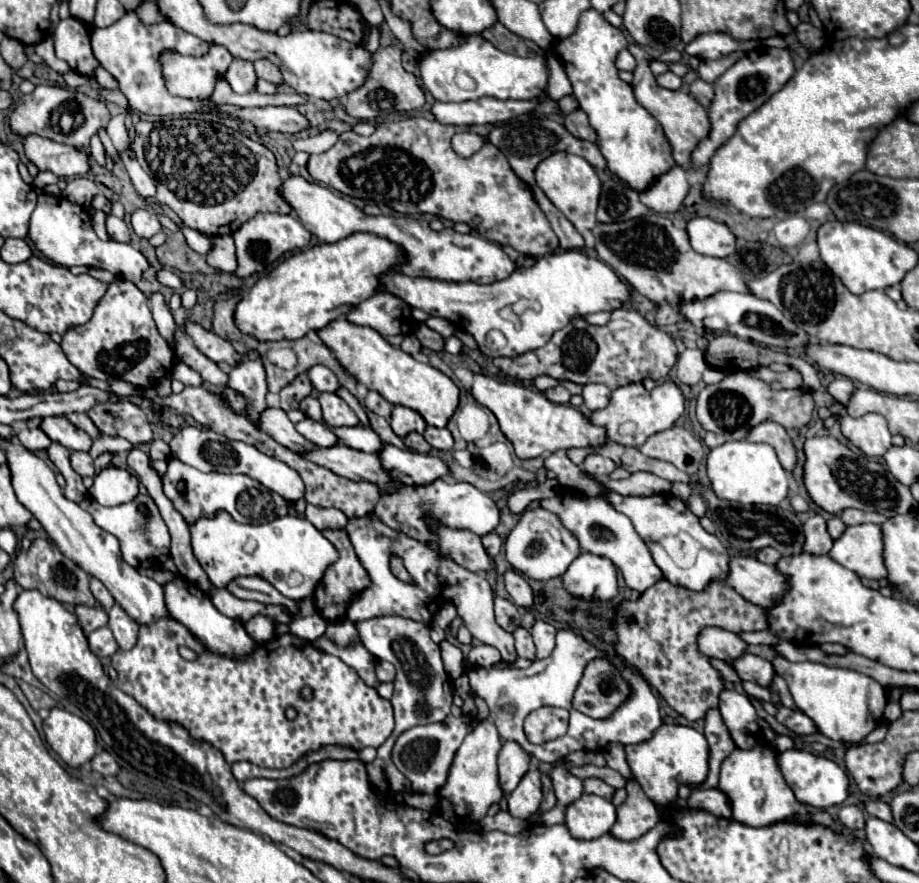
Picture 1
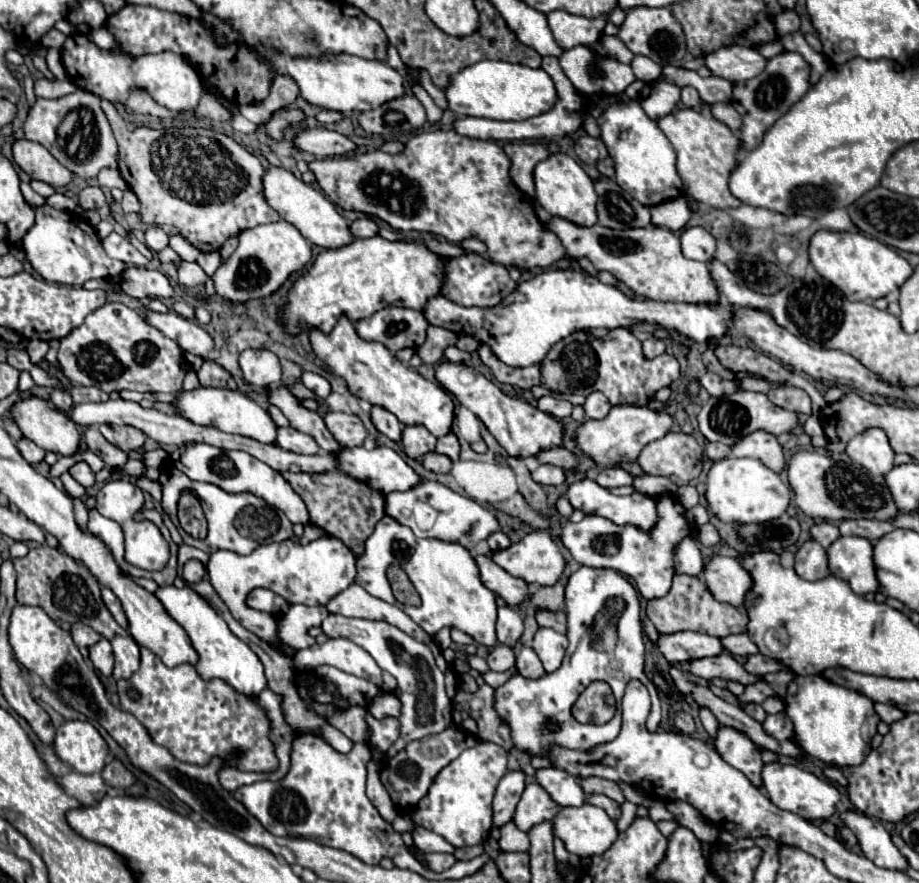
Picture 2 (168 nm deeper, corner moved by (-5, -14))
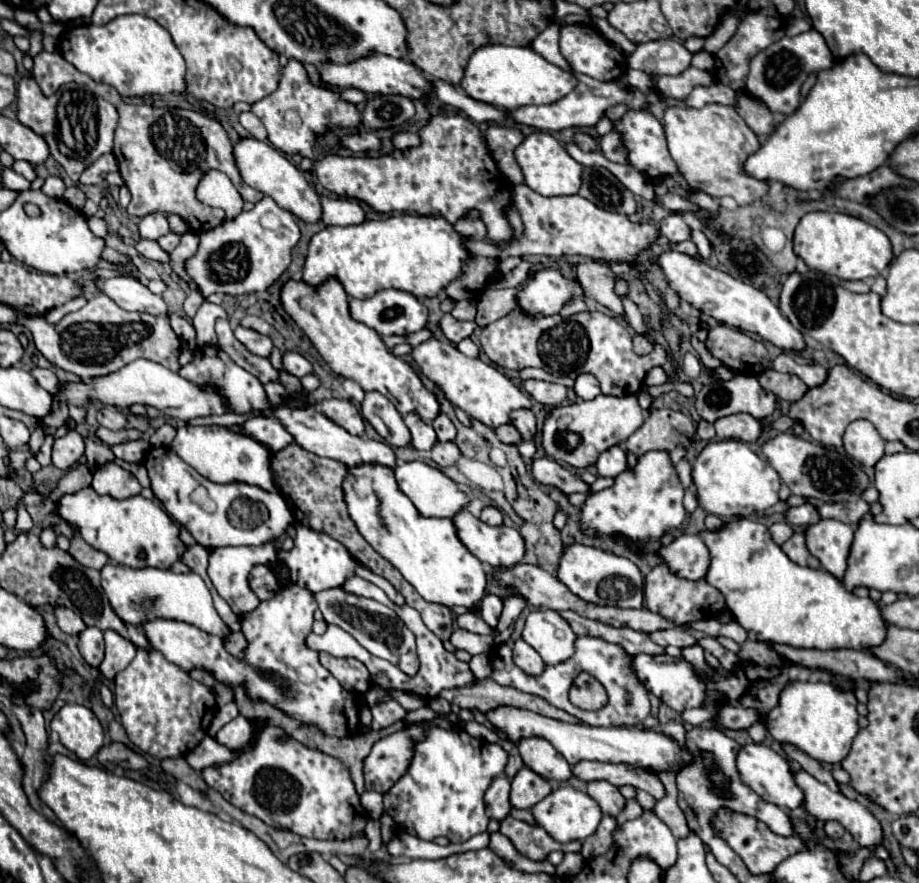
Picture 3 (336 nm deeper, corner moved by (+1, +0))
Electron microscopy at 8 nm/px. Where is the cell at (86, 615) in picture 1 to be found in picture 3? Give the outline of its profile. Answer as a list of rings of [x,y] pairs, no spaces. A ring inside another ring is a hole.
[[[55,607],[55,619],[57,619],[57,625],[63,633],[69,633],[69,635],[77,635],[81,633],[87,625],[83,623],[83,619],[79,615],[75,615],[71,609],[67,607]]]

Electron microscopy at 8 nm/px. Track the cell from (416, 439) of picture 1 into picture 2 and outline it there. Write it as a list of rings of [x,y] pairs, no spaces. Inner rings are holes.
[[[435,451],[423,455],[421,461],[423,461],[423,467],[433,473],[449,473],[449,469],[451,469],[451,459],[445,455],[439,455]]]

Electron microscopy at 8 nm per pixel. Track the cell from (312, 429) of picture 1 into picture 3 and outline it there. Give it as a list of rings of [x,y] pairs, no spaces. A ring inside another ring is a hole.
[[[253,417],[247,419],[241,429],[261,445],[265,445],[271,453],[277,453],[279,449],[287,447],[293,443],[291,433],[277,421],[277,419],[267,419],[267,417]]]

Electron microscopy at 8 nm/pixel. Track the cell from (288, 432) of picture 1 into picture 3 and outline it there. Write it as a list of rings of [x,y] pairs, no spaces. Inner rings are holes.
[[[135,359],[123,369],[109,373],[107,377],[95,377],[91,381],[67,381],[67,383],[59,381],[57,393],[53,395],[53,403],[51,403],[51,413],[59,409],[59,403],[85,407],[89,401],[99,401],[103,405],[113,405],[119,409],[127,409],[135,403],[151,405],[163,411],[165,415],[181,421],[189,421],[193,417],[207,417],[207,415],[223,415],[225,411],[229,411],[225,401],[215,391],[199,389],[195,383],[179,377],[179,373],[173,373],[171,369],[147,359]]]

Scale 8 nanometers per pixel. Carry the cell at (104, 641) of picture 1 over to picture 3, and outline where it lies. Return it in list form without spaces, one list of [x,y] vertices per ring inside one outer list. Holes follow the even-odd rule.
[[[87,627],[79,633],[79,651],[91,667],[99,667],[103,661],[103,633],[97,627]]]

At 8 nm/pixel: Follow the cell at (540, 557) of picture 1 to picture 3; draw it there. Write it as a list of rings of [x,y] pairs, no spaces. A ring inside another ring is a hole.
[[[461,509],[453,517],[455,531],[463,545],[481,561],[495,567],[513,567],[521,563],[525,555],[525,541],[513,527],[491,527],[479,517],[473,517],[467,509]]]

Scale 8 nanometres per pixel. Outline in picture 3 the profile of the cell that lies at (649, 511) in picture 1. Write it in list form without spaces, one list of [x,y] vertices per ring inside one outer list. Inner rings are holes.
[[[535,457],[531,463],[531,473],[533,477],[543,483],[543,485],[555,485],[559,487],[563,493],[571,495],[571,493],[585,493],[589,489],[587,483],[583,483],[577,475],[573,475],[571,471],[563,469],[559,463],[555,463],[549,457]]]

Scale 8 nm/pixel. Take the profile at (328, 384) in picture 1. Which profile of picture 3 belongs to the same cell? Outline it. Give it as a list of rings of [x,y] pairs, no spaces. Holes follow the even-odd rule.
[[[285,351],[283,353],[283,367],[285,367],[285,371],[289,371],[295,377],[303,377],[303,375],[313,371],[311,363],[297,351]]]

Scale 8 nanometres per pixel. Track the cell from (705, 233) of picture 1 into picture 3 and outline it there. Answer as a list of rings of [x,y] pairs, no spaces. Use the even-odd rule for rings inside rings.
[[[671,213],[669,217],[665,217],[661,223],[659,223],[659,231],[669,239],[669,241],[687,241],[691,237],[691,229],[689,225],[681,219],[679,213]]]

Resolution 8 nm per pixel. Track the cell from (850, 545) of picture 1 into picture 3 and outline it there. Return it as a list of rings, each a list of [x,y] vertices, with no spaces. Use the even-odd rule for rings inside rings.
[[[821,519],[805,529],[805,537],[809,553],[819,559],[821,567],[833,577],[843,579],[849,547],[853,541],[853,527],[843,525],[841,521]]]

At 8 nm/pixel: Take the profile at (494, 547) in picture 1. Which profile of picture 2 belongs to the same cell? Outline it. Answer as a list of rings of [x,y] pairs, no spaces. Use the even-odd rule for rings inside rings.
[[[495,531],[493,535],[489,535],[487,543],[489,543],[489,549],[491,549],[491,553],[497,553],[497,551],[503,551],[503,549],[507,549],[507,547],[511,545],[509,537],[507,537],[507,535],[503,533],[503,531]]]

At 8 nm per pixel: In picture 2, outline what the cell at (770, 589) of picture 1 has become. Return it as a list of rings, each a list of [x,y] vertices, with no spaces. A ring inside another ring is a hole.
[[[711,557],[705,565],[703,579],[717,601],[735,605],[739,609],[745,607],[747,595],[753,589],[753,577],[737,559],[731,557]]]

